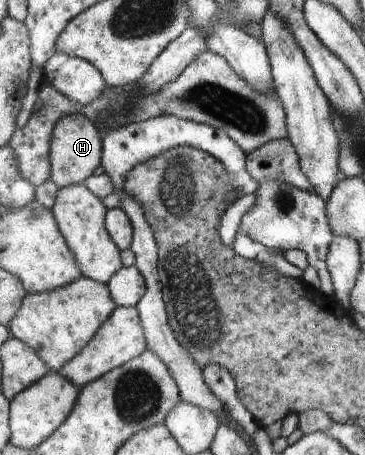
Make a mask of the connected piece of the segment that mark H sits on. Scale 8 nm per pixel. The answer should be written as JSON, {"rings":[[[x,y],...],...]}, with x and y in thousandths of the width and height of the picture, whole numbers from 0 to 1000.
{"rings":[[[230,251],[175,255],[159,277],[148,281],[148,308],[140,325],[142,380],[140,396],[159,404],[164,415],[233,404],[258,374],[277,365],[285,343],[282,297],[277,286],[247,264],[236,264]]]}

